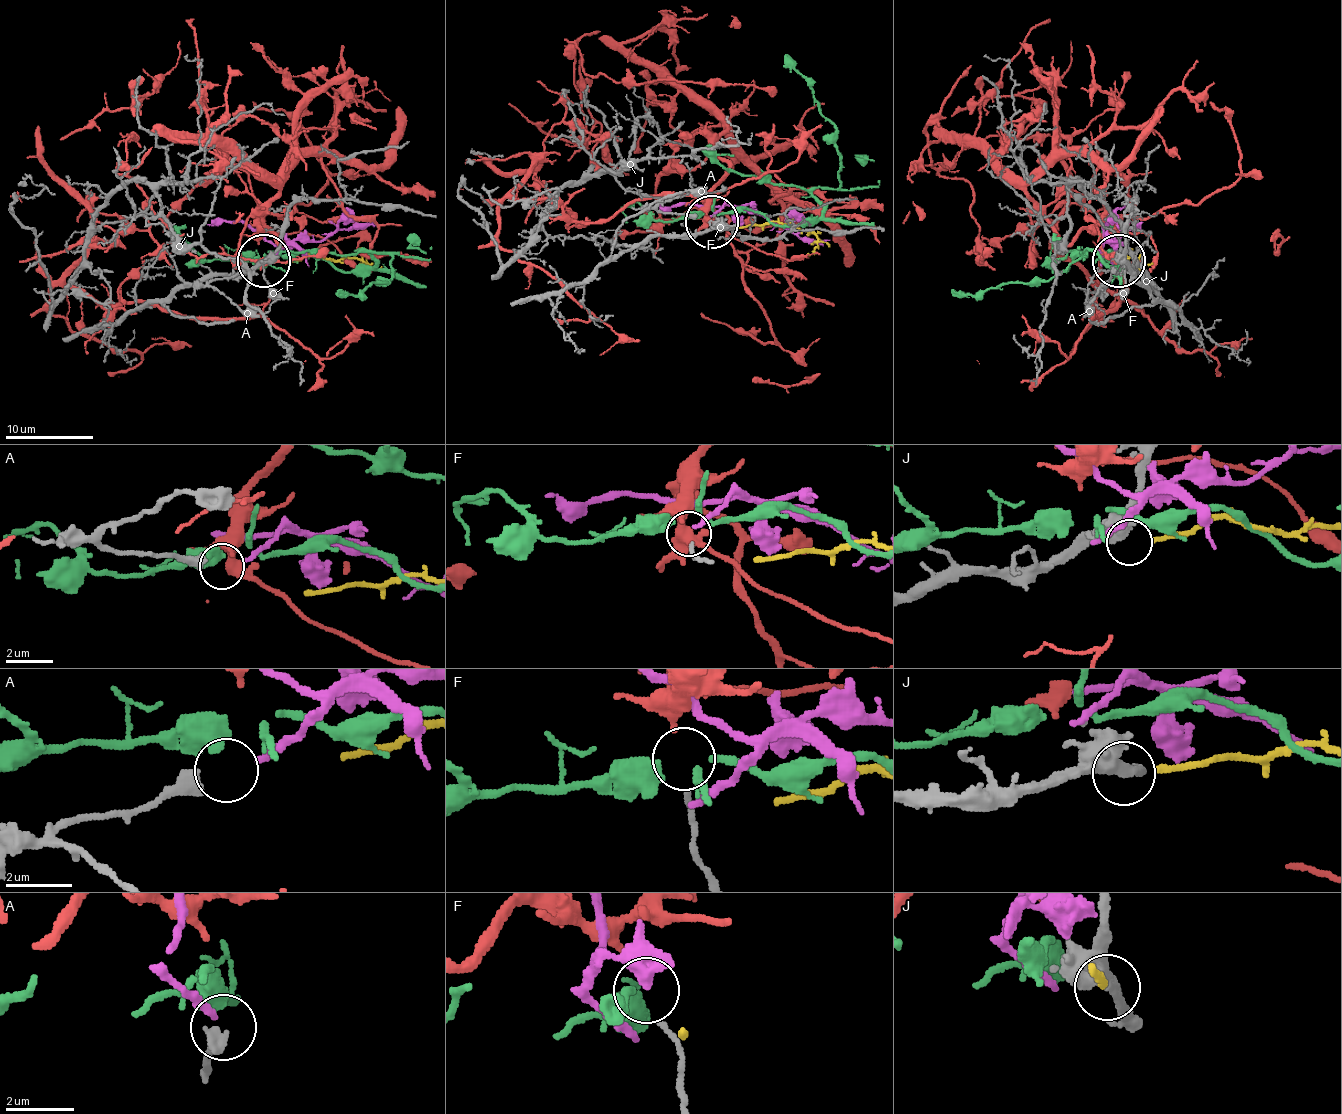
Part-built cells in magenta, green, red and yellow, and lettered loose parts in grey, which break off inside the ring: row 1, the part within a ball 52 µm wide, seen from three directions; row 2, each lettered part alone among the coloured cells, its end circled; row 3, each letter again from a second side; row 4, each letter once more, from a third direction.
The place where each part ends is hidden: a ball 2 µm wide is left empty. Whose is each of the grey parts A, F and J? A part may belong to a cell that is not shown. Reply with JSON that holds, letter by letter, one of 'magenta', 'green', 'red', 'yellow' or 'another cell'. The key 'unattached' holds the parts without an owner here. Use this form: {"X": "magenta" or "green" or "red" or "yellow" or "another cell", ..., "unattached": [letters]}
{"A": "magenta", "F": "red", "J": "yellow", "unattached": []}

